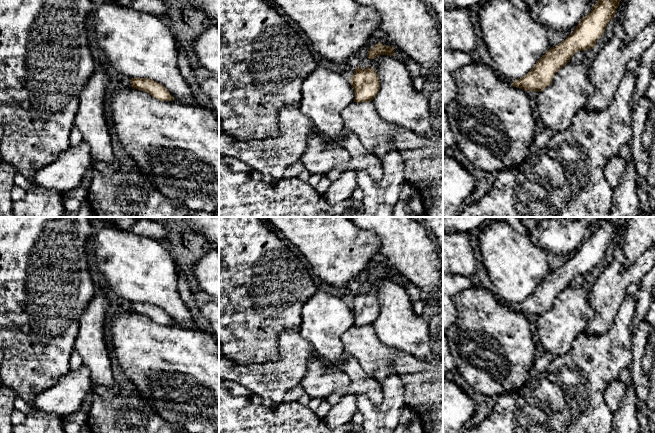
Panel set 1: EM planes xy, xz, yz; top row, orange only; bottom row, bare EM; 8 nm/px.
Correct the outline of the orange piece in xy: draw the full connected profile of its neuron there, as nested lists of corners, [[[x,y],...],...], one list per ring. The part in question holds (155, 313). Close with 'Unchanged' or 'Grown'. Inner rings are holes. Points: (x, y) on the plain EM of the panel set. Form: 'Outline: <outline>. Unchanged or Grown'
Outline: [[[131,302],[131,310],[135,313],[145,315],[160,325],[171,325],[174,321],[160,307],[149,302]]]. Unchanged

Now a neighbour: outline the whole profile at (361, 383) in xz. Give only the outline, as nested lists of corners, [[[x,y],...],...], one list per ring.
[[[347,357],[342,363],[342,370],[350,378],[350,384],[345,388],[332,392],[326,402],[332,406],[337,404],[345,395],[353,394],[356,397],[367,396],[374,404],[383,401],[383,392],[380,382],[371,378],[359,365],[354,357]]]

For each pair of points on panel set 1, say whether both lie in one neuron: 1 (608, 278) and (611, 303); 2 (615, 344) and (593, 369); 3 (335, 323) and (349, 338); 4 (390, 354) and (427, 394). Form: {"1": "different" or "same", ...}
{"1": "same", "2": "same", "3": "different", "4": "same"}

